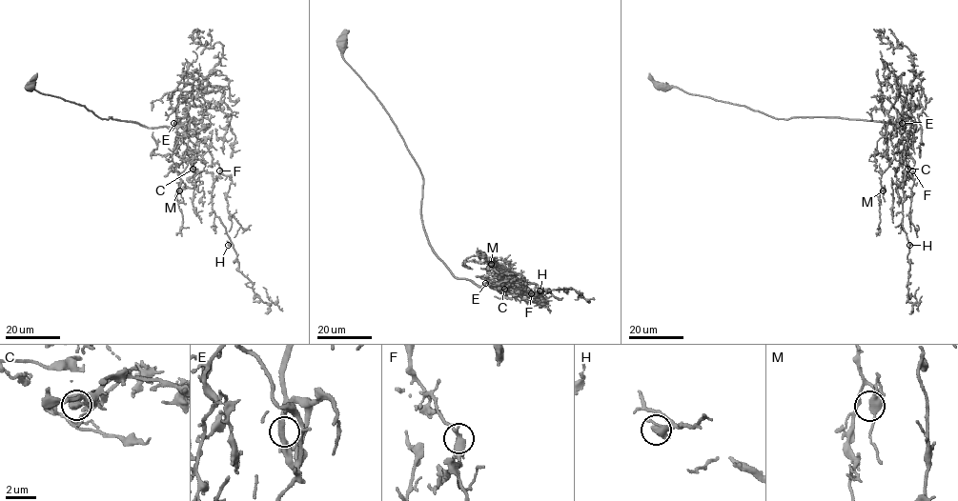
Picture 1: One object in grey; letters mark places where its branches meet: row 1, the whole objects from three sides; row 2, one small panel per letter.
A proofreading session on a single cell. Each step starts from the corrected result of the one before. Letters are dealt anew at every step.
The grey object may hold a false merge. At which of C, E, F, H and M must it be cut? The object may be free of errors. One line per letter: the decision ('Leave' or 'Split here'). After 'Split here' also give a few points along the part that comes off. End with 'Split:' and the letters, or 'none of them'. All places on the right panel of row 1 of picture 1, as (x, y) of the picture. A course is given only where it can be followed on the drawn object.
C: Leave
E: Leave
F: Leave
H: Leave
M: Leave
Split: none of them

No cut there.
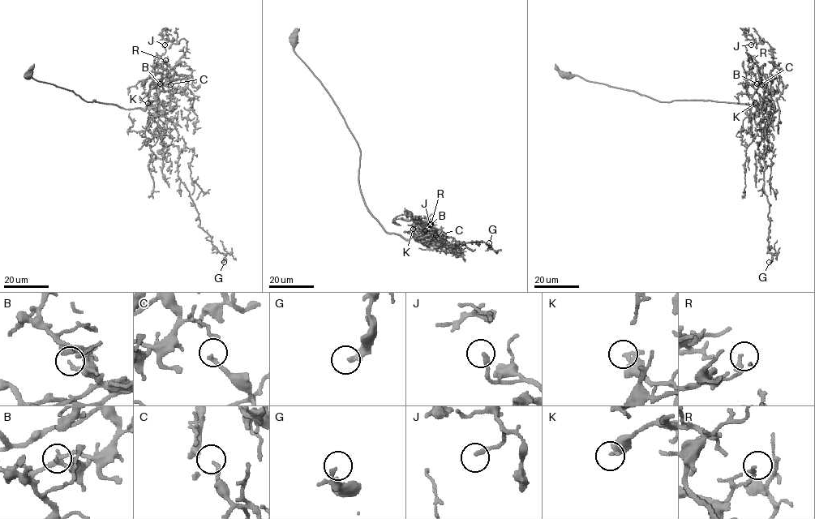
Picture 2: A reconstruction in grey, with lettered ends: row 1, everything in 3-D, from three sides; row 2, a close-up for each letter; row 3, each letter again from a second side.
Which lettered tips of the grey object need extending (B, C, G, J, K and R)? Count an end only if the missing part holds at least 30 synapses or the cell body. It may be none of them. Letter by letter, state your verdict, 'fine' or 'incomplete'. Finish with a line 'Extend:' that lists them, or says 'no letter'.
B: fine
C: incomplete
G: fine
J: fine
K: fine
R: fine
Extend: C

